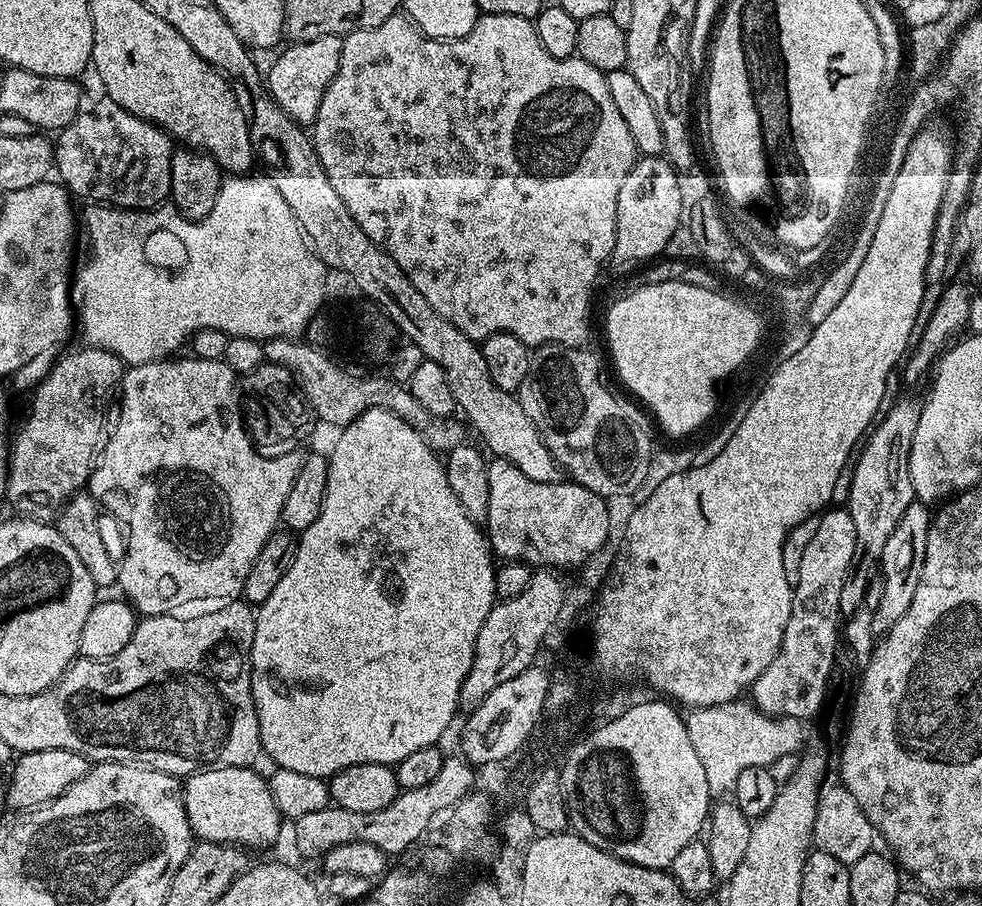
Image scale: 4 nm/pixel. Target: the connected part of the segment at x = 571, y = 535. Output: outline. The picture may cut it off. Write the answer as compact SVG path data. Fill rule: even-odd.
M500 457L489 461L487 477L490 499L484 522L489 547L499 559L521 560L548 570L575 569L607 545L609 516L605 497L570 480L534 482Z

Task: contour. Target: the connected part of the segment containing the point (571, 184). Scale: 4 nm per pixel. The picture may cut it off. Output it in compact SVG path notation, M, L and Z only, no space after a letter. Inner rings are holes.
M397 14L386 18L386 22L373 28L354 30L343 37L343 41L342 58L338 62L338 74L334 74L330 86L326 86L326 94L322 94L322 106L318 106L318 118L315 124L311 125L310 139L326 170L326 178L330 178L330 186L334 186L338 198L342 198L346 210L350 210L354 222L358 222L362 234L366 234L366 238L373 240L386 255L394 258L394 262L398 262L398 266L406 274L406 278L410 278L414 290L418 290L418 294L422 294L422 298L426 298L426 302L430 302L430 306L434 306L434 310L438 310L438 314L442 314L442 318L446 318L446 322L454 322L454 326L458 326L458 330L462 330L462 334L466 334L472 340L482 342L495 332L513 332L521 342L529 346L564 344L568 348L581 347L585 343L584 339L588 336L588 311L592 308L592 283L599 278L600 267L607 262L608 256L610 260L616 251L614 213L618 202L618 190L622 190L622 182L626 182L626 174L630 174L630 170L638 159L634 138L630 138L630 130L627 129L622 114L618 114L618 106L614 106L614 98L610 98L607 75L598 71L594 66L590 66L590 62L581 60L577 55L563 60L546 54L546 46L542 46L542 42L538 42L535 23L526 18L514 18L514 14L481 15L474 30L470 30L470 34L466 34L466 38L457 40L429 40L427 36L416 29L415 24L407 16Z

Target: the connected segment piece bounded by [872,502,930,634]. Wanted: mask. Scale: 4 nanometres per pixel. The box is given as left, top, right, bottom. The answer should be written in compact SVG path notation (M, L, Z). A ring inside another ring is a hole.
M913 502L906 510L906 514L902 514L902 518L898 518L898 526L894 526L894 532L890 534L890 538L886 538L886 546L882 549L880 559L882 577L880 597L872 609L874 614L873 633L883 634L890 631L898 622L898 618L902 618L902 614L906 614L906 610L910 610L910 602L914 602L914 590L918 590L920 585L922 562L926 558L929 523L929 509L919 502Z

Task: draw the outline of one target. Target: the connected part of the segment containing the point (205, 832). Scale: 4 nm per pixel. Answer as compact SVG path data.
M255 767L246 768L201 768L193 772L183 781L184 805L188 821L193 833L201 841L212 840L215 844L235 844L245 850L252 848L268 848L280 836L282 817L278 806L274 806L274 798L270 794L270 786L265 777L255 772Z

